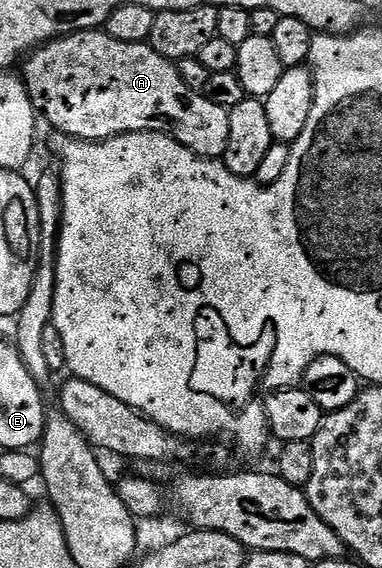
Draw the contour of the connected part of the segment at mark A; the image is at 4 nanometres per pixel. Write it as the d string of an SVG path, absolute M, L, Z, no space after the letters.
M103 29L79 30L78 33L67 34L64 38L54 38L51 42L46 42L43 46L31 51L27 55L23 66L24 74L22 73L22 81L28 90L29 99L32 101L32 106L36 114L43 121L45 118L54 129L61 130L61 135L78 138L82 142L105 142L107 138L122 136L123 134L158 132L159 134L165 134L174 140L178 140L178 144L182 144L190 152L194 152L198 158L214 158L220 160L224 157L226 143L230 141L229 110L222 108L218 104L213 104L203 92L194 88L186 88L186 80L182 80L179 65L173 59L164 58L158 52L154 52L154 48L149 46L147 42L123 42L122 40L114 40L114 36L110 36Z

